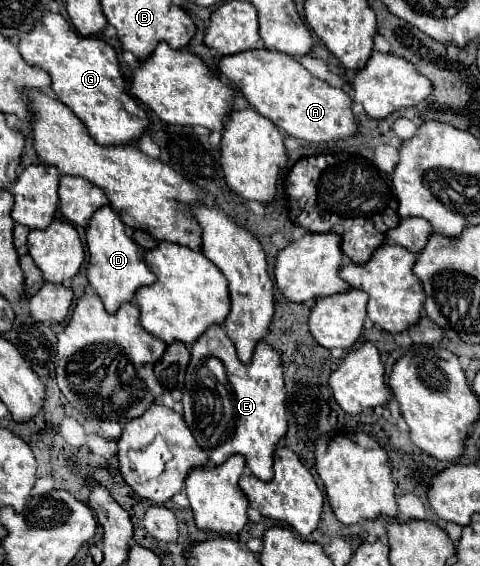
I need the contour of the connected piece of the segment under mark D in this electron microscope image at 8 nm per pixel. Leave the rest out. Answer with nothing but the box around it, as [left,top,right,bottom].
[85,205,155,313]

